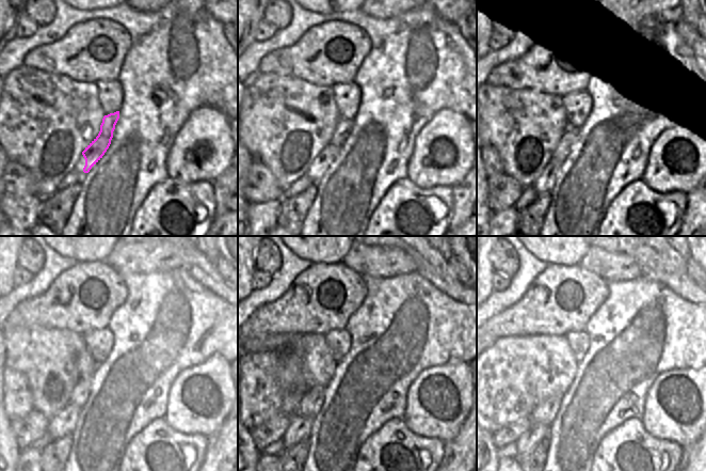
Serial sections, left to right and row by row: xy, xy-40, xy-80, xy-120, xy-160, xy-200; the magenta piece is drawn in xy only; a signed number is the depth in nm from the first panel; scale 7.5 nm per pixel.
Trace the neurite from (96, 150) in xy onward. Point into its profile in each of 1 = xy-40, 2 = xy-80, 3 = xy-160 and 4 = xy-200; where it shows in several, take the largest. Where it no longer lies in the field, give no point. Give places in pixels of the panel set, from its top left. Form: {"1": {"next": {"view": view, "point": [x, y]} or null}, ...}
{"1": {"next": {"view": "xy-40", "point": [343, 126]}}, "2": {"next": {"view": "xy-80", "point": [561, 152]}}, "3": {"next": {"view": "xy-160", "point": [311, 402]}}, "4": {"next": {"view": "xy-200", "point": [544, 412]}}}

